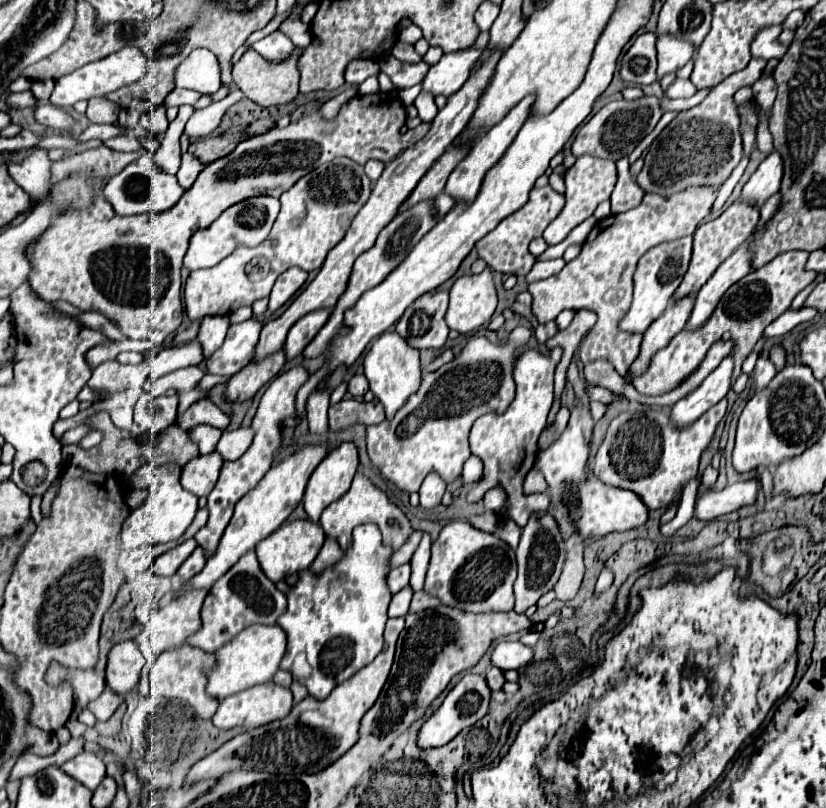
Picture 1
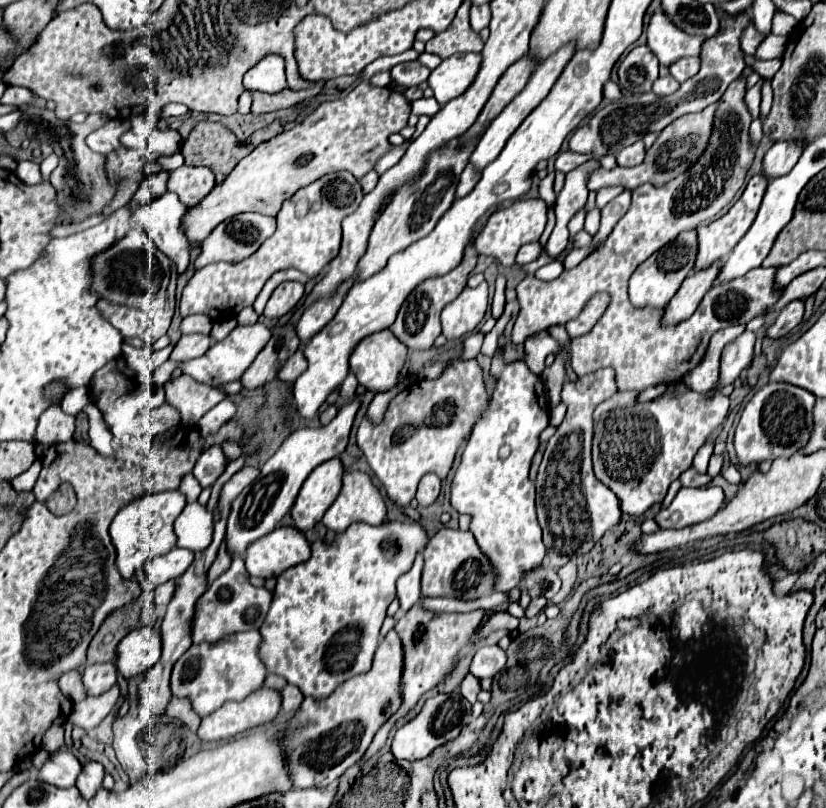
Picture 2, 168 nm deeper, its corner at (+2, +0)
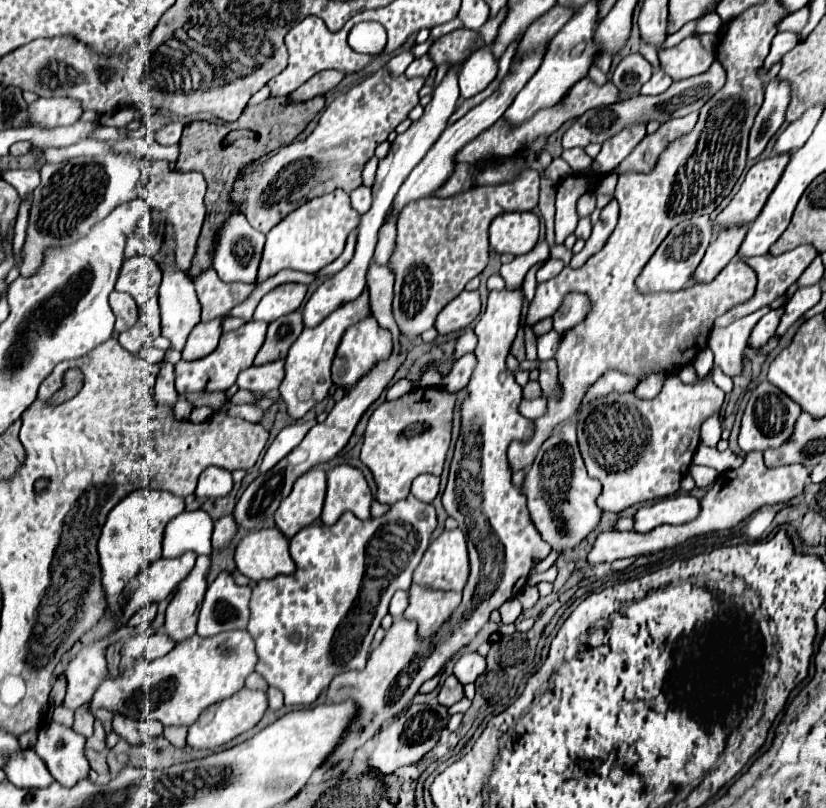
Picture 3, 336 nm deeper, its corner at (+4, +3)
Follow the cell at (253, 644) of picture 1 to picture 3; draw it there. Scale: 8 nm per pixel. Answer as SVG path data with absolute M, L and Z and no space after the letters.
M229 630L211 638L193 636L165 654L161 668L155 668L157 662L159 658L153 662L137 659L117 680L107 678L89 704L91 714L107 708L131 718L157 718L163 726L191 726L209 704L225 700L245 688L245 678L255 670L257 654L247 630Z

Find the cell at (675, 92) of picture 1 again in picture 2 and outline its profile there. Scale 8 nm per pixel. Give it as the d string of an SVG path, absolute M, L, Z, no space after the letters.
M671 75L659 77L659 79L655 81L655 85L653 85L653 93L655 93L655 95L671 95L671 93L675 93L677 89L679 89L679 81L675 81Z

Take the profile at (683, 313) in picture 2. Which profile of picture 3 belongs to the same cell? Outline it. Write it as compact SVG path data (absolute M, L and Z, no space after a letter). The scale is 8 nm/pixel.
M731 228L725 232L719 232L715 236L715 240L709 244L701 264L697 266L697 270L693 272L693 282L695 284L705 284L705 282L713 282L717 278L717 274L731 262L731 258L737 254L743 238L747 234L747 228Z

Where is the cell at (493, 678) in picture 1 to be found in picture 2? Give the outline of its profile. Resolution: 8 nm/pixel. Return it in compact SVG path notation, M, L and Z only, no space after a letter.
M465 675L465 679L463 679L461 685L459 685L461 697L465 697L465 701L469 701L469 703L475 703L479 691L481 691L481 689L479 689L479 679L475 679L475 677L471 677L471 675Z

